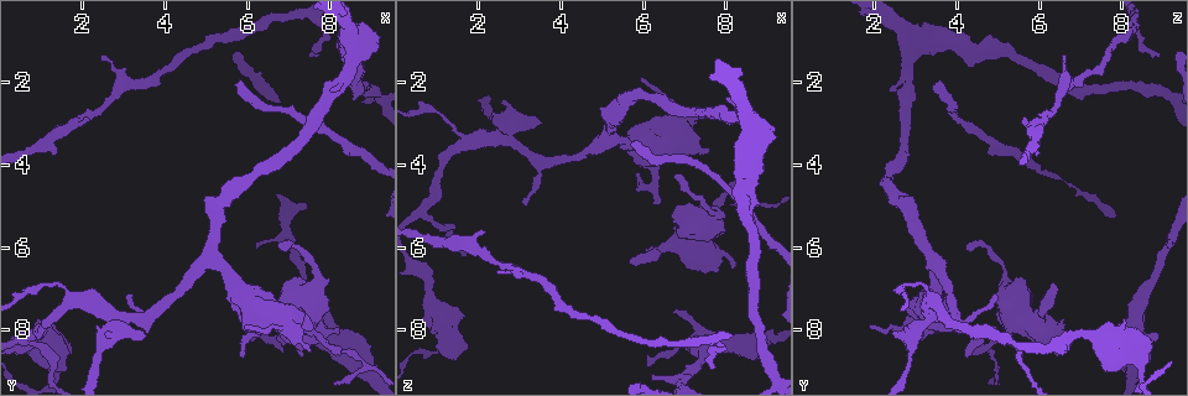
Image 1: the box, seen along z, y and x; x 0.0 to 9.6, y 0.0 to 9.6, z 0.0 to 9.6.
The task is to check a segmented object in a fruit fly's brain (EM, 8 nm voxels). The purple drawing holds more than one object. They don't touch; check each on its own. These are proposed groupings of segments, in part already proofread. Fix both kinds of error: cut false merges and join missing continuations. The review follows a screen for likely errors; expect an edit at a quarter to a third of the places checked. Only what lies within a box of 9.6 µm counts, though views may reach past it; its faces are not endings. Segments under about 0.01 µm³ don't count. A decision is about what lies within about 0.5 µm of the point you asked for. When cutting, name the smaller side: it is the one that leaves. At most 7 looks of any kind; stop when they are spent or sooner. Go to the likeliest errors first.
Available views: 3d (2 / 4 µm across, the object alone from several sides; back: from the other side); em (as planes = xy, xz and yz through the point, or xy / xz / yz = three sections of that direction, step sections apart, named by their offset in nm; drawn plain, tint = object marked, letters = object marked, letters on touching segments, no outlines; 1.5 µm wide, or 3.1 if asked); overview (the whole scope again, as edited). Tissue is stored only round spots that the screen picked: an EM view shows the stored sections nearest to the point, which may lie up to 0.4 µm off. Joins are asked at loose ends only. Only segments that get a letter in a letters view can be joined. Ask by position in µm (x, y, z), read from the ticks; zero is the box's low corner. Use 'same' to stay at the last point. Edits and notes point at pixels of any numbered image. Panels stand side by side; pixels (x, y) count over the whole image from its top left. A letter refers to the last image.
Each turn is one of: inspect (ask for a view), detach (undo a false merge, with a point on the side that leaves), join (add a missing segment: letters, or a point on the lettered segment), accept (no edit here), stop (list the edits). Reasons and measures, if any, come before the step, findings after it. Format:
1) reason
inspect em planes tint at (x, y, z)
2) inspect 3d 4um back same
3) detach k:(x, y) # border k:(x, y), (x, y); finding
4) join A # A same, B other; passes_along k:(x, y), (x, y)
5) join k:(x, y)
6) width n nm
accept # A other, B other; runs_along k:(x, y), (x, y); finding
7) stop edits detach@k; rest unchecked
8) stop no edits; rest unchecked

branch stops here
inspect 3d 4um at (5.65, 7.00, 6.40)

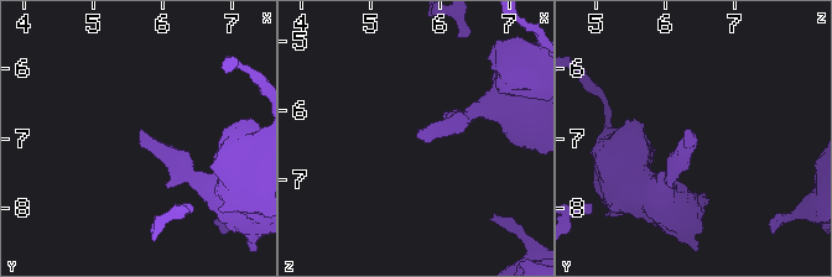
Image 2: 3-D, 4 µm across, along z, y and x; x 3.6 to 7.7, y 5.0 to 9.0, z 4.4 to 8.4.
inspect em xz step 4 tint at (5.70, 6.95, 6.45)

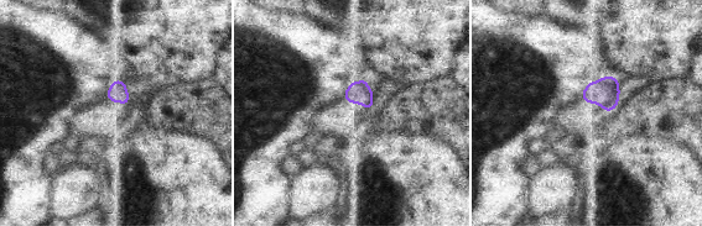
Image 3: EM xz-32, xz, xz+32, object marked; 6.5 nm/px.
inspect em planes letters same

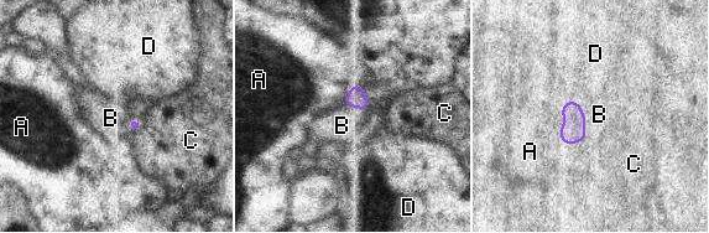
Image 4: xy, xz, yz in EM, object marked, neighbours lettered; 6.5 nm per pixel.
longest_contact A 280 nm
join B # A other, B same, C other, D other; it goes on there

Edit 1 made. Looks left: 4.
inspect overview

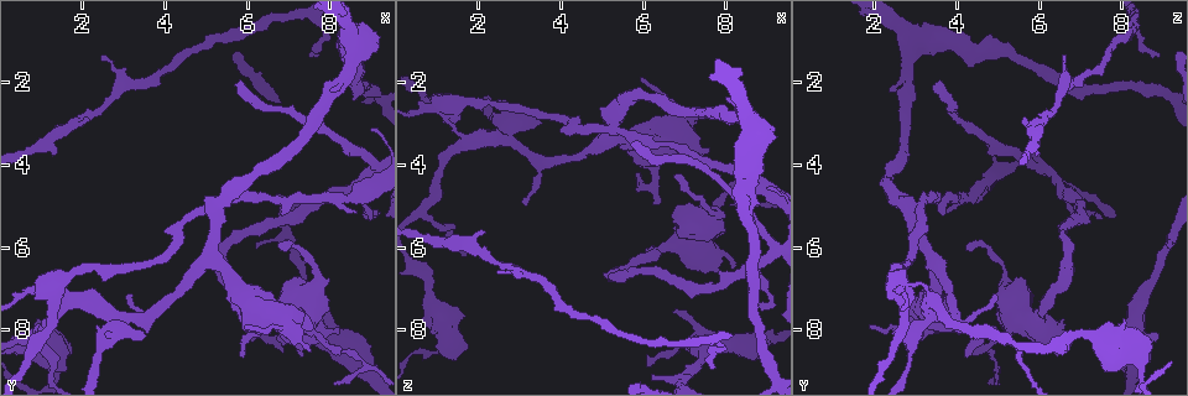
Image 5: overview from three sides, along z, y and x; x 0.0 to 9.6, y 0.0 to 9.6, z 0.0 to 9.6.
free end
inspect 3d 2um at (6.70, 8.25, 7.50)

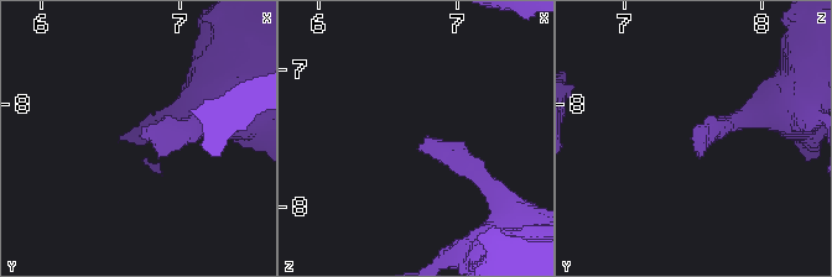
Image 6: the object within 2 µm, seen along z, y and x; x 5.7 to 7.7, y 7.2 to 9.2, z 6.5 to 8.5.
inspect em yz step 4 letters at (6.74, 8.18, 7.52)

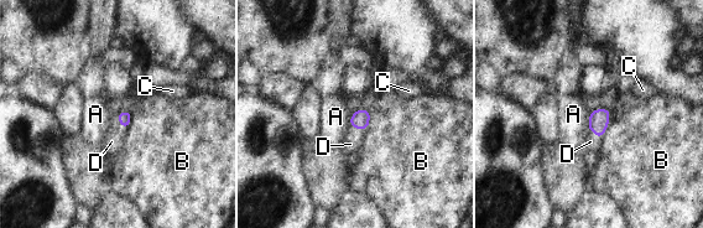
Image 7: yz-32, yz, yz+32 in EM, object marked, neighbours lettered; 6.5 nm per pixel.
join D # A other, B other, C other, D same; passes_along 7:(124, 117), (120, 123), (112, 141); it goes on there

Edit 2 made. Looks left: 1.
stop edits join@4, join@7; rest unchecked

